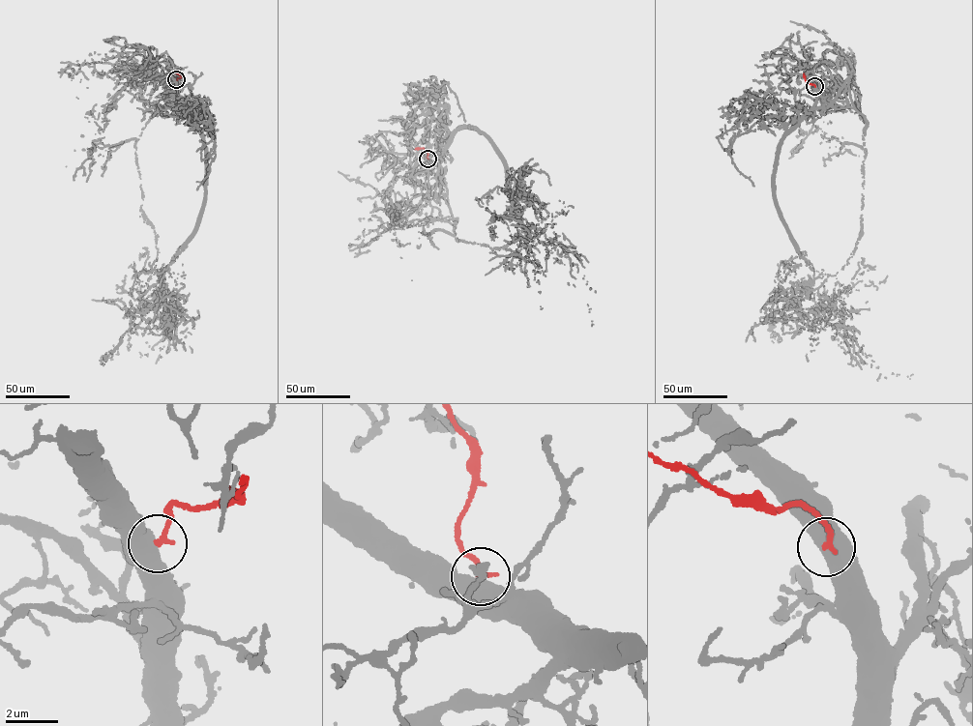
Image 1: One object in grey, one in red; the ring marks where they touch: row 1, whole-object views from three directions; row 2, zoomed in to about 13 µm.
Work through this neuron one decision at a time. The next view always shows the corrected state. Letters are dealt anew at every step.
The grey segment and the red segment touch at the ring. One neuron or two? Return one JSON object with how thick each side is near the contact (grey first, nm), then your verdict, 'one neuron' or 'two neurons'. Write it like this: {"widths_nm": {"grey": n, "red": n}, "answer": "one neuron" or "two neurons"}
{"widths_nm": {"grey": 750, "red": 200}, "answer": "two neurons"}

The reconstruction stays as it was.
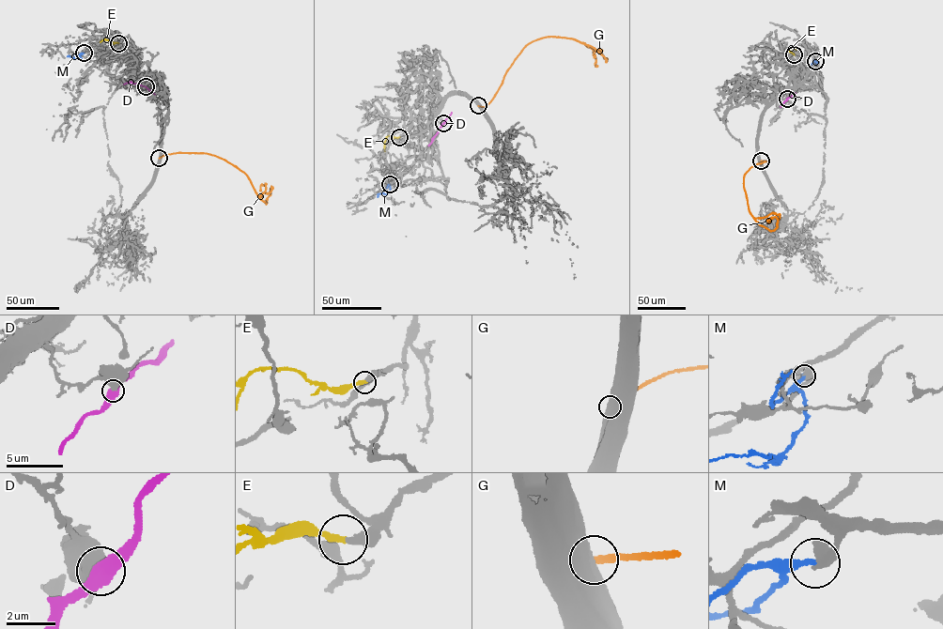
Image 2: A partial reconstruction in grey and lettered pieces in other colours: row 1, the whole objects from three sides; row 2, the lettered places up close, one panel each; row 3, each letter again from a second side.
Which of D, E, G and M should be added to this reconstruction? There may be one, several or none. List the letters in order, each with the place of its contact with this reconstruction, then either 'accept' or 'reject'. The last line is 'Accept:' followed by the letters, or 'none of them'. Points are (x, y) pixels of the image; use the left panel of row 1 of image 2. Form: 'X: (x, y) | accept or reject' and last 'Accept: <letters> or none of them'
D: (146, 86) | reject
E: (118, 43) | accept
G: (159, 158) | reject
M: (84, 53) | accept
Accept: E, M

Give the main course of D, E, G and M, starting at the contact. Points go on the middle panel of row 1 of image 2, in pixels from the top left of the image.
D: (443, 123), (428, 145)
E: (399, 137), (387, 136), (384, 151)
G: (478, 106), (489, 103), (514, 59), (533, 41), (548, 37), (574, 39), (607, 61), (599, 50), (595, 54)
M: (390, 184), (387, 192), (377, 196)

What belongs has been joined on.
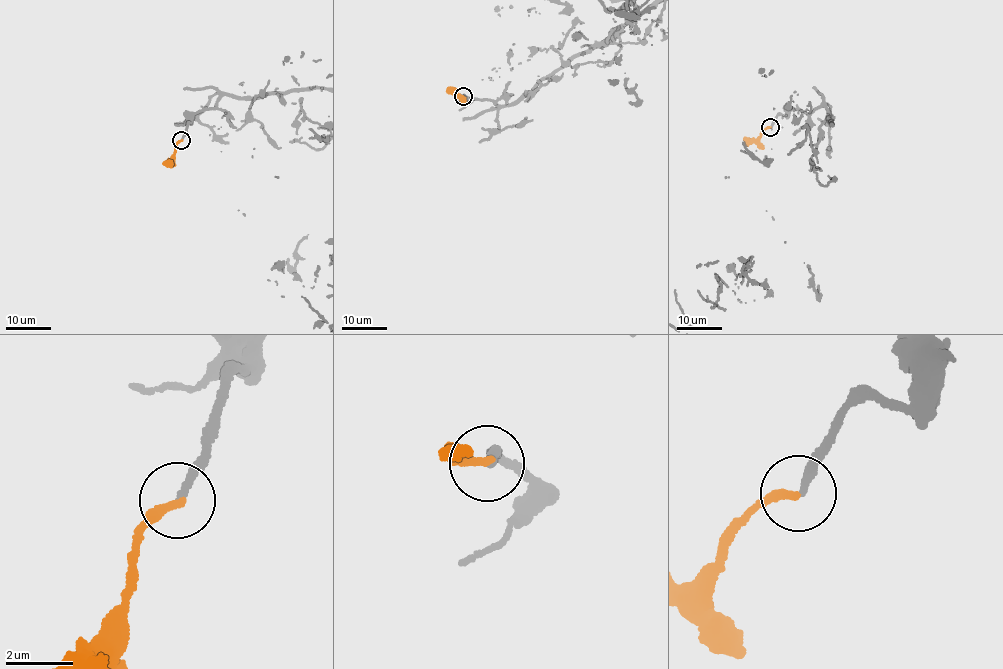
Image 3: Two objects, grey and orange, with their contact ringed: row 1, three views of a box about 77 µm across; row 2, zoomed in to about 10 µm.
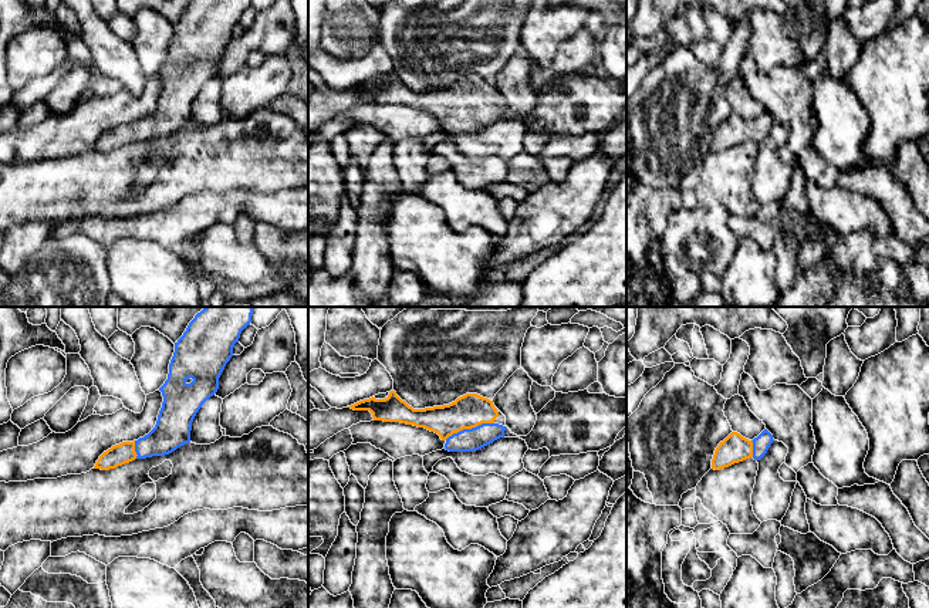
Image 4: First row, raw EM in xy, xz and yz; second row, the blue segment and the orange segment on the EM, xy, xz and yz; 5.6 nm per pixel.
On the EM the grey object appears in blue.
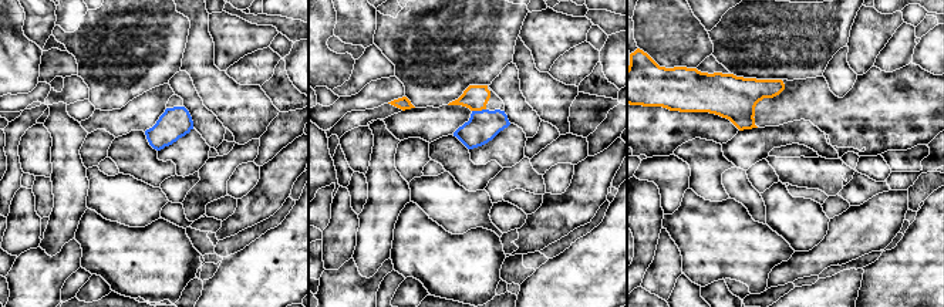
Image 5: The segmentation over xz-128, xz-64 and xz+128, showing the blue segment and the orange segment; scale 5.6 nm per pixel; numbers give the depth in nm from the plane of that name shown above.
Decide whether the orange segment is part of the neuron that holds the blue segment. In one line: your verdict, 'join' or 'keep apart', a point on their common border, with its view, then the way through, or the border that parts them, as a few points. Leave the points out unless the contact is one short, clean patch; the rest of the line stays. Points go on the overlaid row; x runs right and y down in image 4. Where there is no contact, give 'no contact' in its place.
join; contact xz (469, 429); way xz (476, 438), (469, 429), (469, 411)

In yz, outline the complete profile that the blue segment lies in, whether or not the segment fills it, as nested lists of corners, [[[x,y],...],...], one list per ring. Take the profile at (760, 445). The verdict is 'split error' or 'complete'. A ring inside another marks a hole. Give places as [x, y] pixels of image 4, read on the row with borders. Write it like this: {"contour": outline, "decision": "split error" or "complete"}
{"contour": [[[767,429],[753,440],[743,438],[737,432],[732,432],[716,447],[712,469],[720,470],[750,457],[760,460],[767,453],[773,440],[773,435]]], "decision": "split error"}

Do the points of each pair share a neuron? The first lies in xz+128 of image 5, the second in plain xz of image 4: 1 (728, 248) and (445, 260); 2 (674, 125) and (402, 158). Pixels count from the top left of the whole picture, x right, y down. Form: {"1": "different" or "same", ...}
{"1": "same", "2": "different"}

